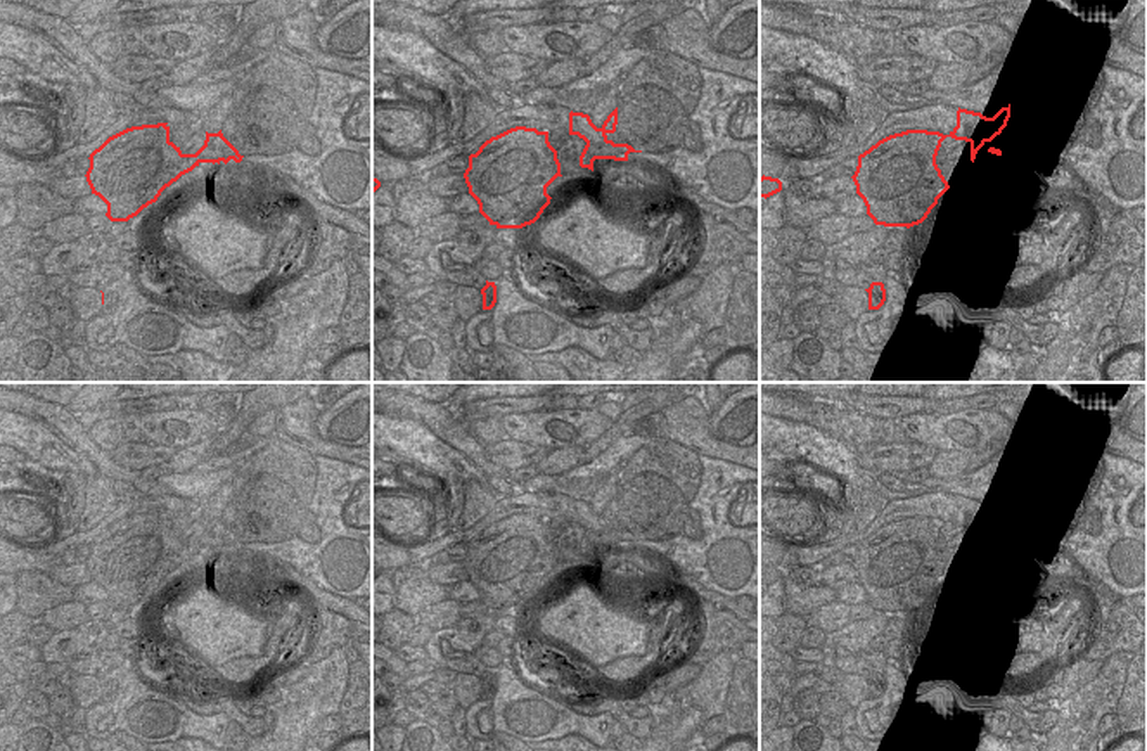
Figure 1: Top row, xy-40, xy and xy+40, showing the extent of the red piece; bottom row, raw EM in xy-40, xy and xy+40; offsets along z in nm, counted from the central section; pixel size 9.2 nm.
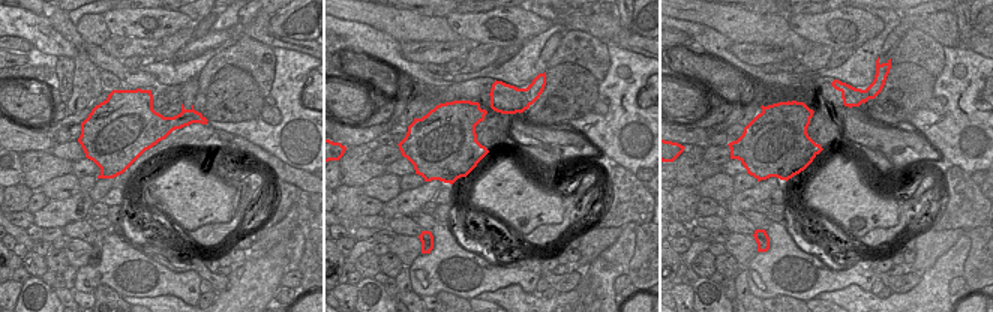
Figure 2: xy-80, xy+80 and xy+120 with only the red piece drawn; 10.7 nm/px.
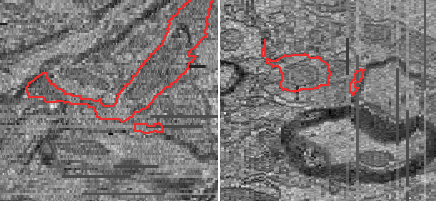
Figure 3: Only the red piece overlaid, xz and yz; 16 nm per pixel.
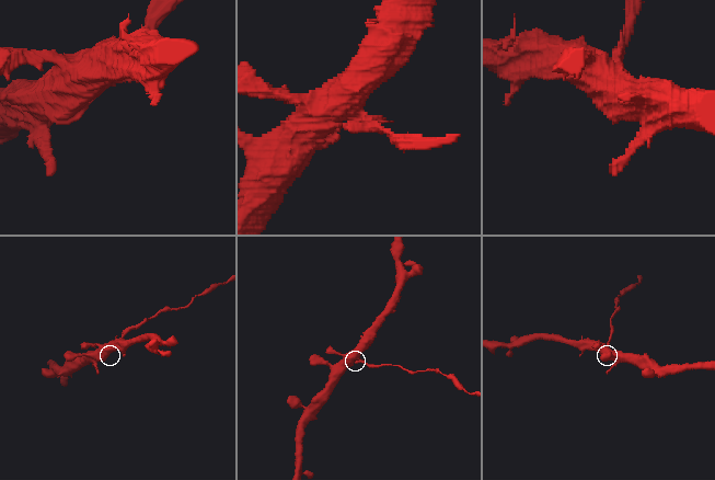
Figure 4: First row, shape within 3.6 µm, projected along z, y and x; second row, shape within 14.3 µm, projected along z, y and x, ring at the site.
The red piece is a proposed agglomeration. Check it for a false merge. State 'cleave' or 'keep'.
cleave

